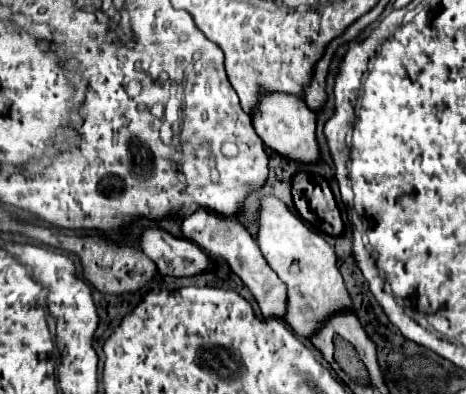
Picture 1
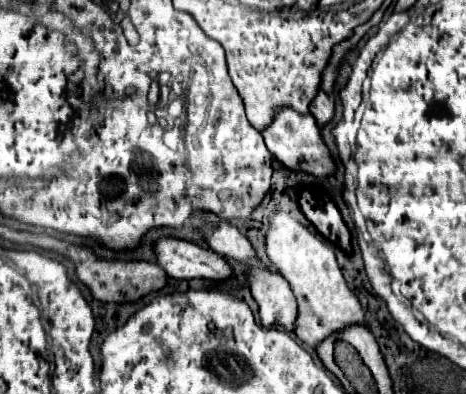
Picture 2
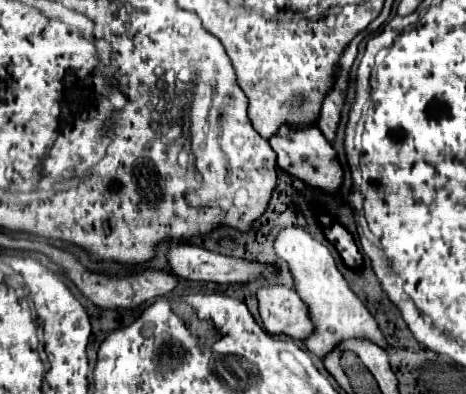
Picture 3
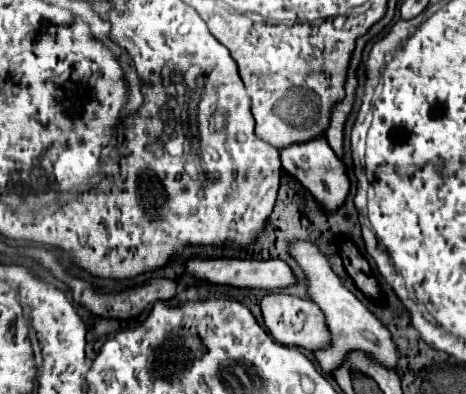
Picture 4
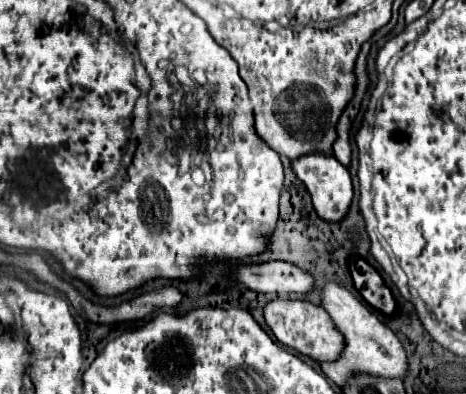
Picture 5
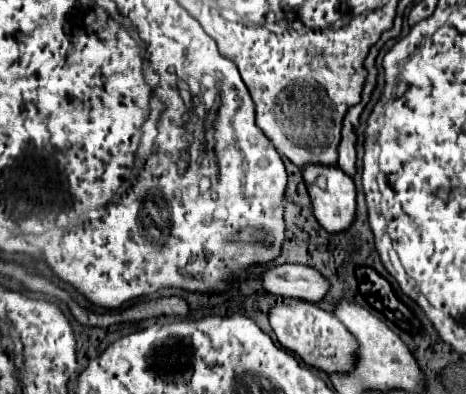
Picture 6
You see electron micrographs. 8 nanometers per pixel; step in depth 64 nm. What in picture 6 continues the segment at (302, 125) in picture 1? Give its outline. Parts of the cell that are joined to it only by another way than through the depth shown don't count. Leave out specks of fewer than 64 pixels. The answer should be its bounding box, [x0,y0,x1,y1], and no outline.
[300,164,356,232]

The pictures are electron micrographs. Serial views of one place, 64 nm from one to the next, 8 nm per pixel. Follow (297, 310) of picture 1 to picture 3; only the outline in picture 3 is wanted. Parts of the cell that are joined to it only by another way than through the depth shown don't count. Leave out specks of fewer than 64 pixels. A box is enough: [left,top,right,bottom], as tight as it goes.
[274,226,386,358]

